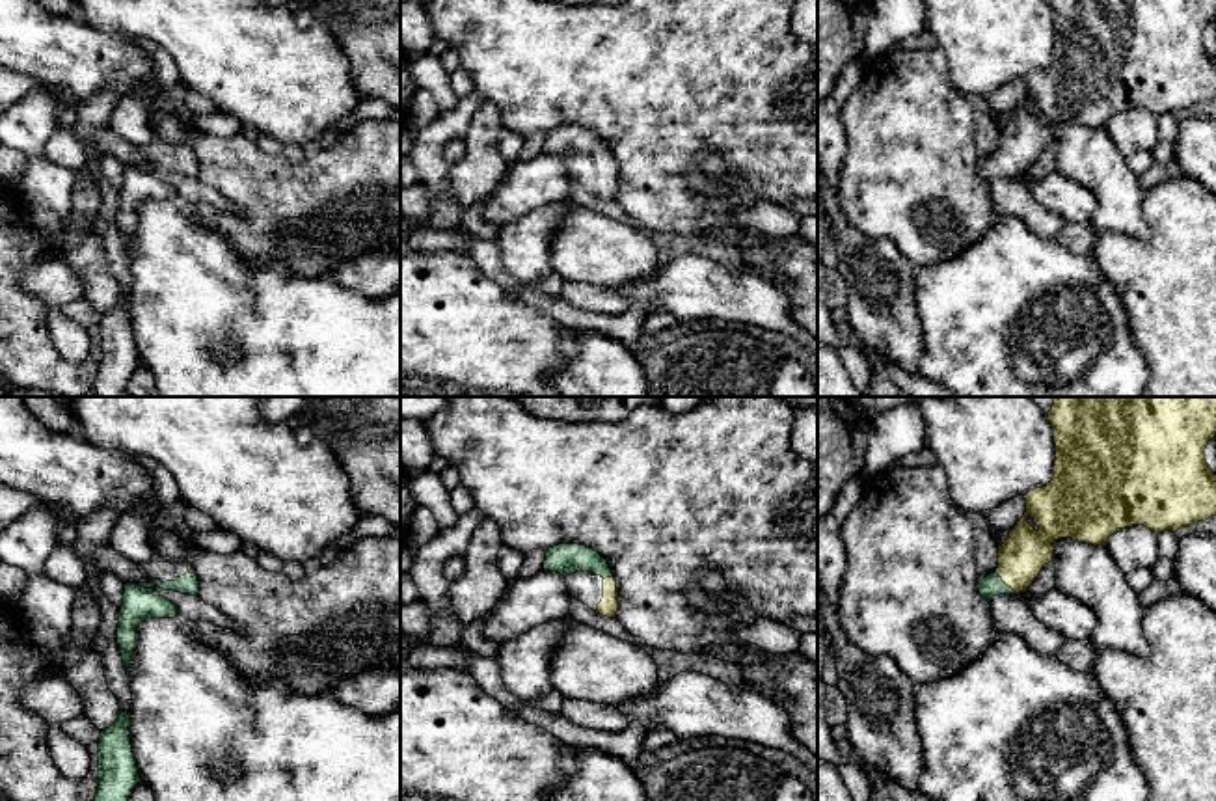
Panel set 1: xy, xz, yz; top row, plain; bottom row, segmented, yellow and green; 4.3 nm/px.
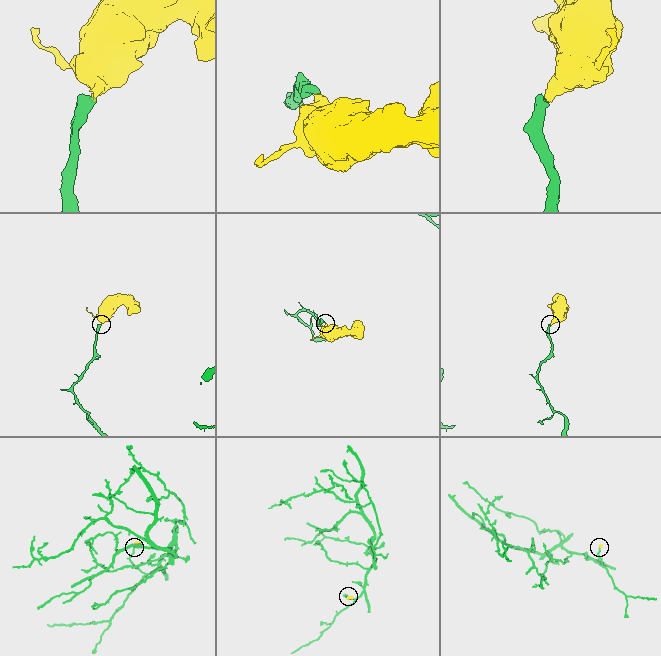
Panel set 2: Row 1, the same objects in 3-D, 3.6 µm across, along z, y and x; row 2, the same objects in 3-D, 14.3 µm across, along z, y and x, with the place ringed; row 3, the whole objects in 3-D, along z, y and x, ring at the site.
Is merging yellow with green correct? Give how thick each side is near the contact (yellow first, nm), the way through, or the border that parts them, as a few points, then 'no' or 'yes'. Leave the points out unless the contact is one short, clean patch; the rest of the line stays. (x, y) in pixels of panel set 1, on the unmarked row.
200/100 nm | across yz (1021, 140), (1017, 153), (1006, 166), (991, 168) | yes

